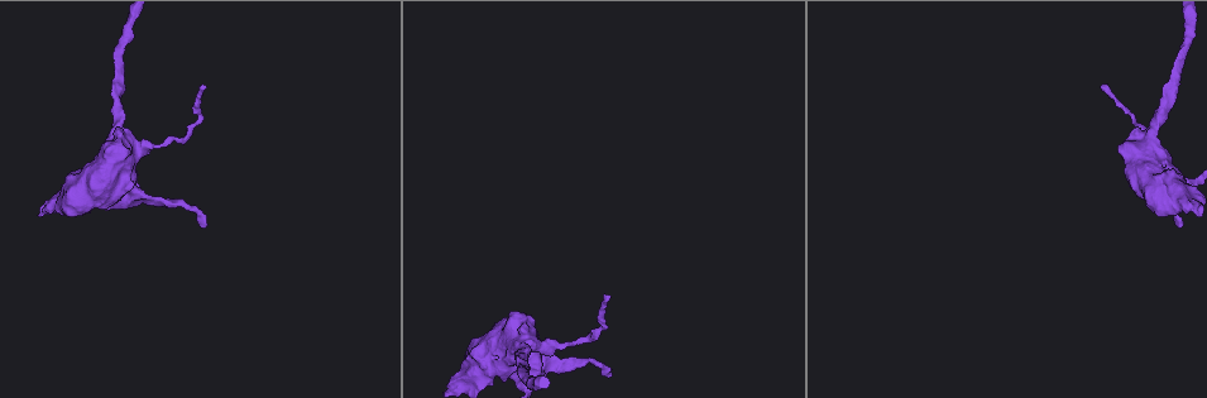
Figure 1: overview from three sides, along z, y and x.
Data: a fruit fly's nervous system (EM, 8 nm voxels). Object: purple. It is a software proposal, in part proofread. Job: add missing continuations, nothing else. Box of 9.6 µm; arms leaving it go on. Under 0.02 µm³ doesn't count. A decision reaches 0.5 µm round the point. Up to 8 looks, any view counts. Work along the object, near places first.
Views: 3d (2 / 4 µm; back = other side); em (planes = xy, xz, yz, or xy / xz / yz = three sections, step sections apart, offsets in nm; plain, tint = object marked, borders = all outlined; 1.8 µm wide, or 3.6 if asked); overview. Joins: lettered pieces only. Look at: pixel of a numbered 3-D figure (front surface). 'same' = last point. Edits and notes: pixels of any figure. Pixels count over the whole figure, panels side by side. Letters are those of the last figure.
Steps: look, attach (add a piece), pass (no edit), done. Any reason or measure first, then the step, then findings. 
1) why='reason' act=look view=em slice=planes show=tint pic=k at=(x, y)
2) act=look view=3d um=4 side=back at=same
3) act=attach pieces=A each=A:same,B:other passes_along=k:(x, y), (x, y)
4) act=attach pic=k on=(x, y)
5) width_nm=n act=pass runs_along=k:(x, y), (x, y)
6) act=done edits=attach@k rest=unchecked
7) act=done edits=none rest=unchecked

why='closes a loop' act=look view=em um=3.6 slice=yz step=8 show=borders pic=1 at=(470, 373)

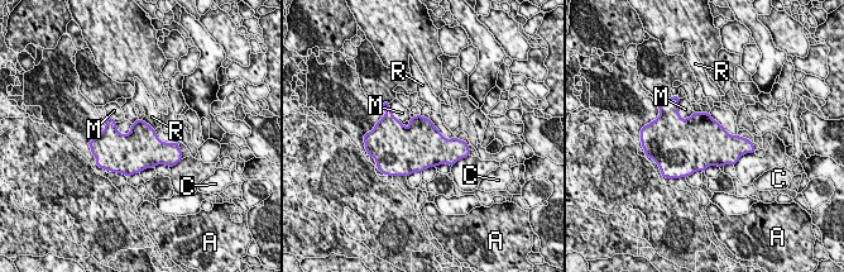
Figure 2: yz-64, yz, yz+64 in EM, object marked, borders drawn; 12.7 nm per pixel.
longest_contact=R:240nm act=pass each=A:other,C:other,M:other,R:other found='no lettered piece goes on from it'

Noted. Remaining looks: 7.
why='calibre changes' act=look view=3d um=2 pic=1 at=(139, 194)

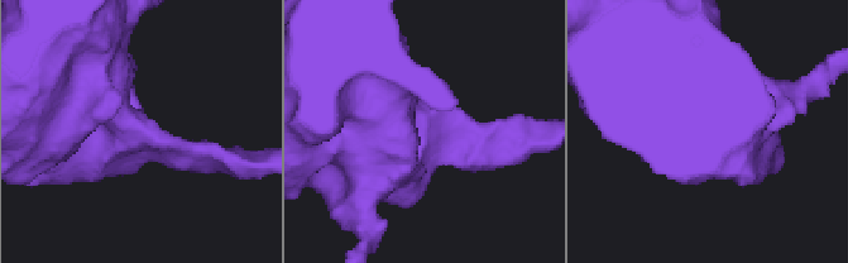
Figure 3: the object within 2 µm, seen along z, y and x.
arm_widths_nm=200,550 why='now the EM' act=look view=em slice=planes show=plain pic=3 at=(424, 130)

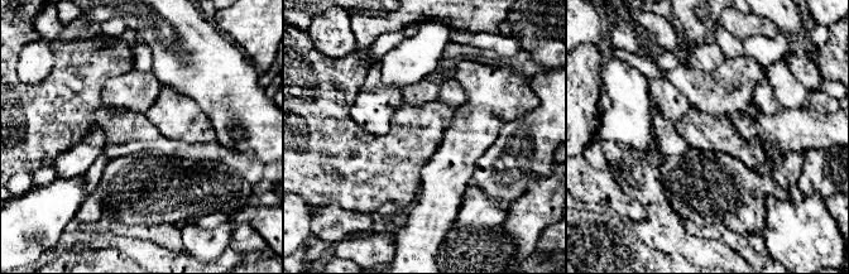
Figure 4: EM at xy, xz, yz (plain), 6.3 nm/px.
act=look view=em slice=planes show=borders at=same

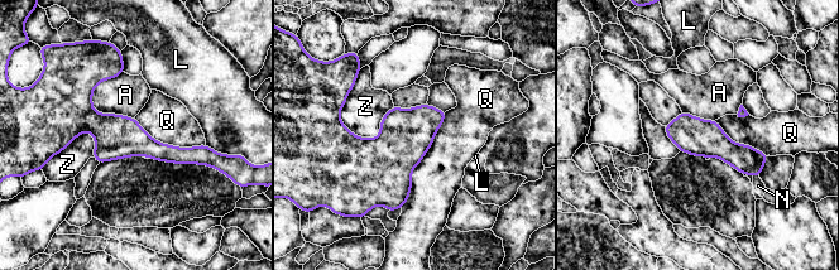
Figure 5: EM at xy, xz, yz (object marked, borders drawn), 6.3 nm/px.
width_nm=240 act=pass each=A:other,L:other,N:other,Q:other,Z:other runs_along=5:(56, 130), (206, 150) found='none of them fits'

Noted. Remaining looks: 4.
why='thin end' act=look view=em slice=planes show=borders pic=1 at=(204, 226)

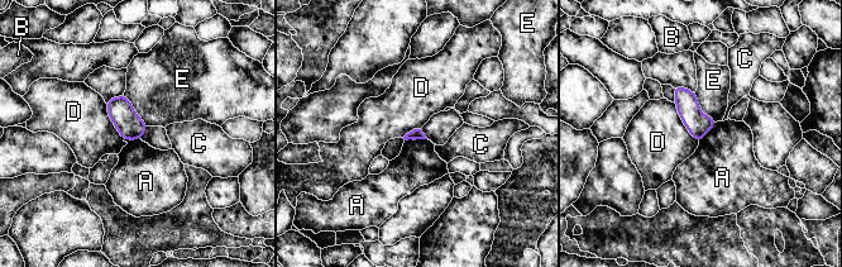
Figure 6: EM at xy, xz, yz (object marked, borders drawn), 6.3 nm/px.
longest_contact=D:300nm act=pass each=A:other,B:other,C:other,D:other,E:other border=6:(426, 138), (405, 141) found='none of them fits'

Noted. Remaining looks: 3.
why='free end' act=look view=em um=3.6 slice=planes show=tint pic=1 at=(202, 85)

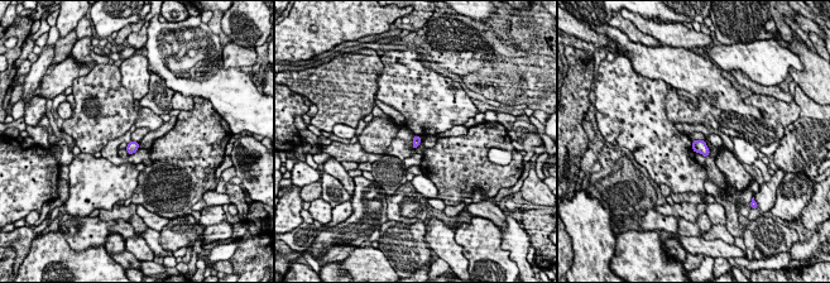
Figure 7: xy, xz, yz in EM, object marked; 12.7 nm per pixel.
act=look view=em um=3.6 slice=planes show=borders at=same

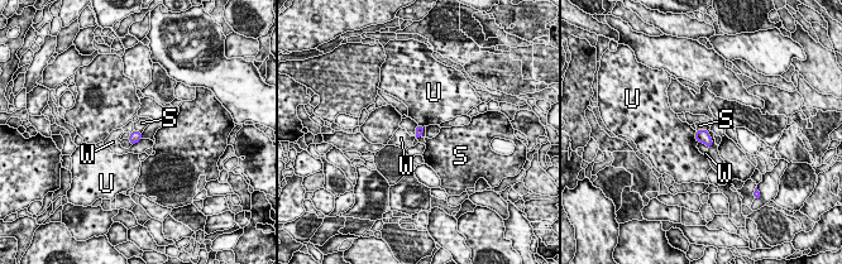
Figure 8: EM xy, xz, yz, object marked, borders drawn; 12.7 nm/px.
longest_contact=U:170nm act=pass each=S:other,U:other,W:other border=8:(697, 129), (707, 130) found='no lettered piece goes on from it'

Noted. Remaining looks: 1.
act=done edits=none rest=unchecked

